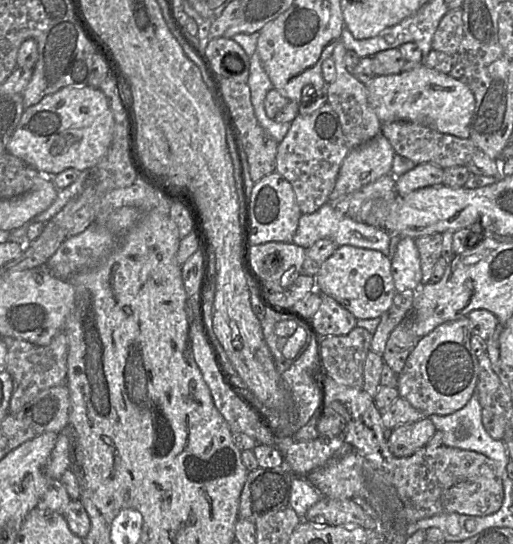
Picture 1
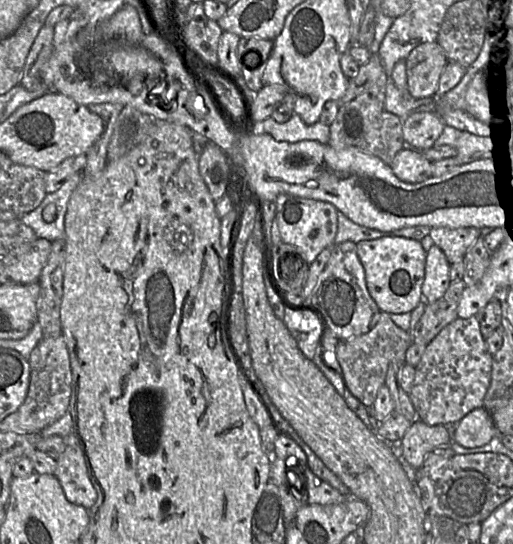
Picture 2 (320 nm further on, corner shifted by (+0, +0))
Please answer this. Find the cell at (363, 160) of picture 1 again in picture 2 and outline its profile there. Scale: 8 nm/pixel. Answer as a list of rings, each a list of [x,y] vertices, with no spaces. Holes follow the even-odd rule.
[[[413,112],[402,122],[405,145],[416,150],[430,149],[443,132],[444,127],[444,122],[436,112]]]

